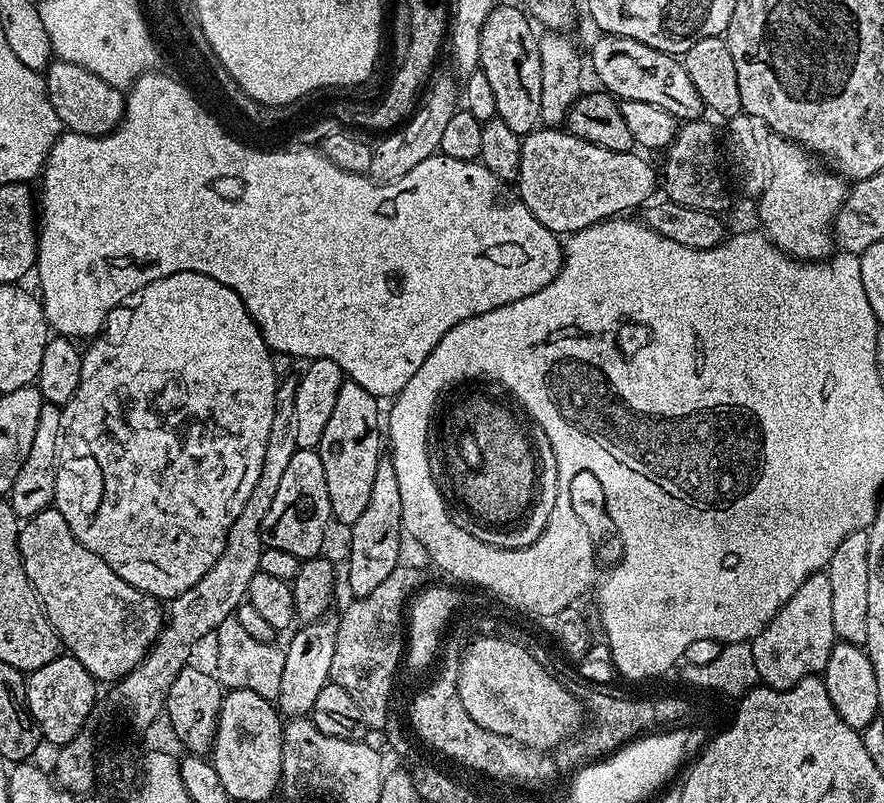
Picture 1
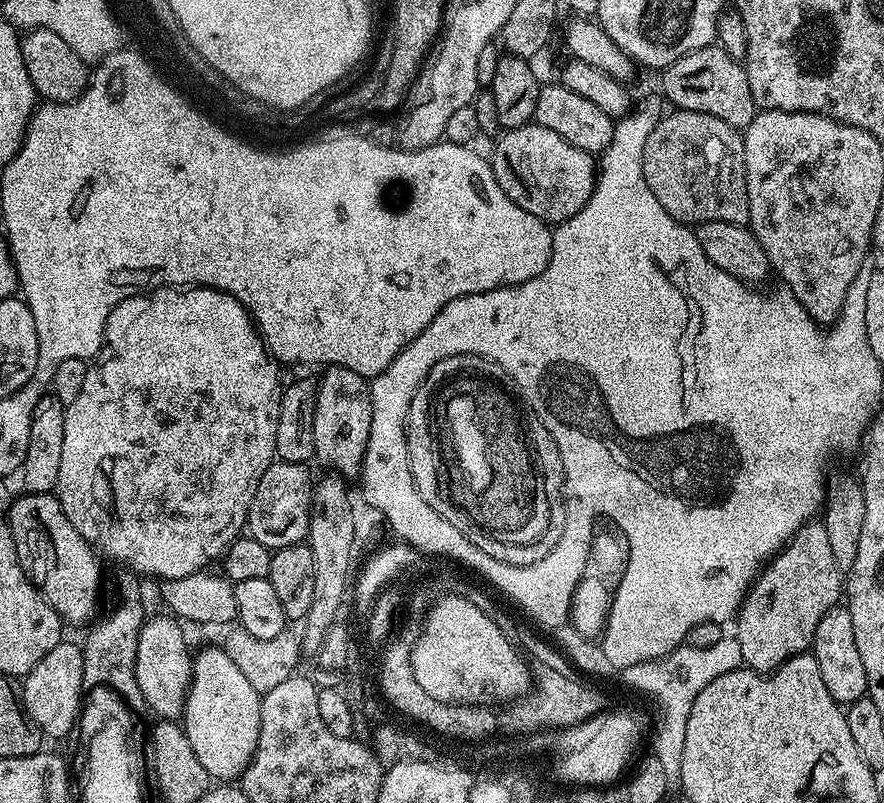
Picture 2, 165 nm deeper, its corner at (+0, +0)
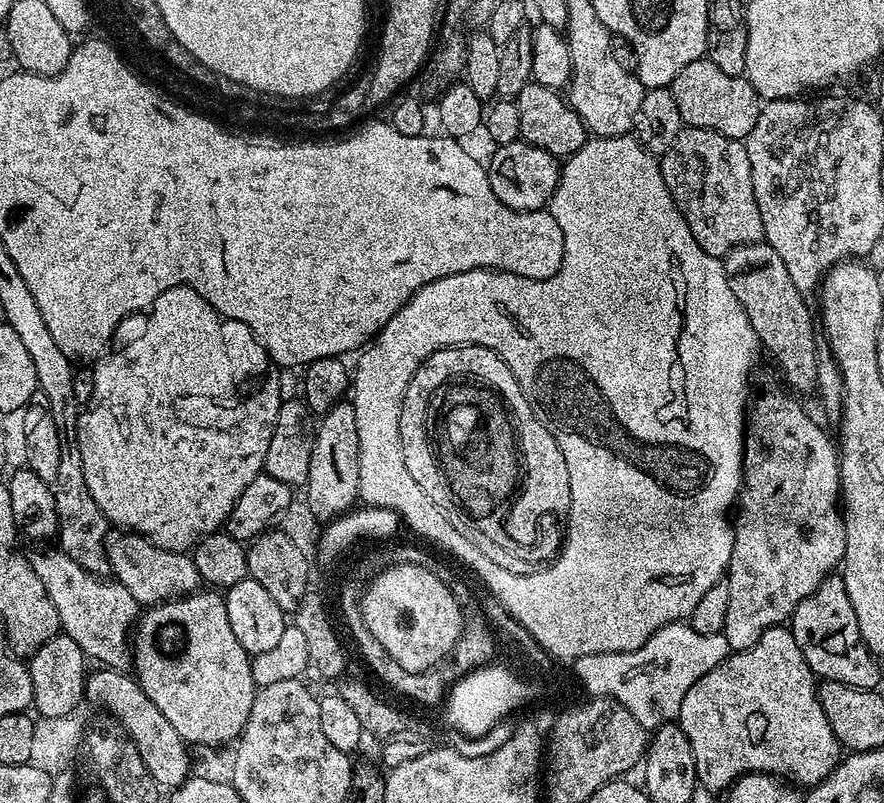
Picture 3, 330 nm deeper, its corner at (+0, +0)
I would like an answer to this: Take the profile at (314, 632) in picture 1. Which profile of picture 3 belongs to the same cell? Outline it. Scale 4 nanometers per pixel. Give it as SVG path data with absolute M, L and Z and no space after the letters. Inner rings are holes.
M351 399L341 400L319 417L314 438L314 454L310 454L310 474L303 492L303 499L308 502L310 513L318 522L338 519L344 513L352 511L360 500L358 422L354 418Z

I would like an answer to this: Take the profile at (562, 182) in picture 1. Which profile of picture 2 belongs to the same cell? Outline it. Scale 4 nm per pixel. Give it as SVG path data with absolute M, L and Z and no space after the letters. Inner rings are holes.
M535 122L523 124L517 128L509 128L500 138L492 156L490 155L490 163L498 186L502 186L502 190L508 195L510 202L522 206L522 210L534 214L549 226L558 226L563 220L574 218L574 214L578 214L578 210L582 210L582 206L586 206L598 175L598 164L593 153L578 150L578 146L570 146L570 142L566 142L566 138L554 134L554 130L546 130L546 126Z

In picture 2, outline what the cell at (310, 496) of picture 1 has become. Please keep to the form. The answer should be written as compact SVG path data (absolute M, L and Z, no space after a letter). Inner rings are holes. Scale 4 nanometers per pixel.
M273 462L254 490L254 498L248 507L247 535L262 542L269 550L282 546L294 546L308 539L310 514L312 513L312 489L314 475L308 464Z

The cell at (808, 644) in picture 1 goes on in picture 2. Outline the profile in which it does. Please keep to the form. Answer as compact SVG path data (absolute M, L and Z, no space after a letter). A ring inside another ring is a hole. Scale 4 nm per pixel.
M809 522L804 524L784 545L777 556L773 556L757 575L753 585L748 589L744 603L735 617L734 635L738 646L742 646L743 667L753 672L767 674L778 666L782 666L790 658L800 656L809 651L812 639L818 630L818 622L831 608L837 607L842 600L842 570L834 562L834 554L830 551L830 542L826 539L823 523Z

